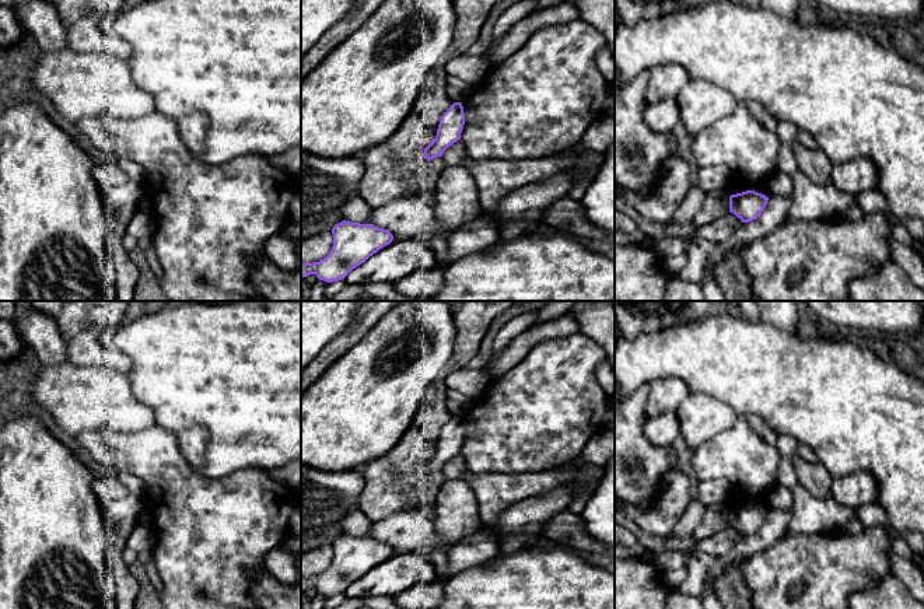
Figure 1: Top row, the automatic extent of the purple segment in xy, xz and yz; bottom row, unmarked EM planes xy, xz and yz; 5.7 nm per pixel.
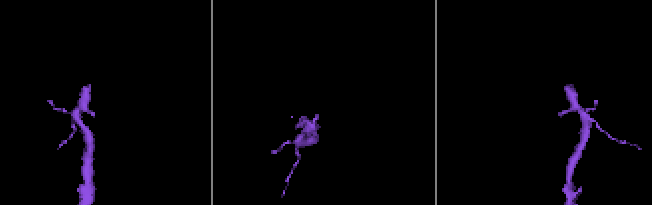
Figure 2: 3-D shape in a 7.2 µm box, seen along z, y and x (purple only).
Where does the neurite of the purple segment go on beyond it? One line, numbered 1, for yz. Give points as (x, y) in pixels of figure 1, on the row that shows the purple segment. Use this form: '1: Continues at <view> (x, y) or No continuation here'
1: No continuation here

